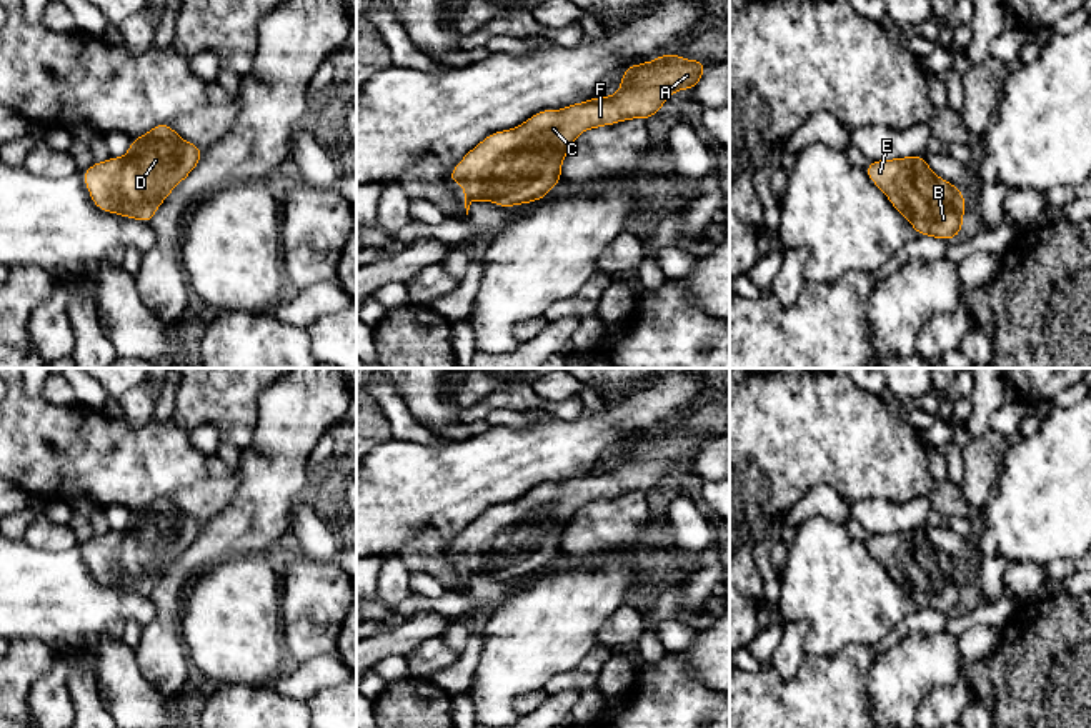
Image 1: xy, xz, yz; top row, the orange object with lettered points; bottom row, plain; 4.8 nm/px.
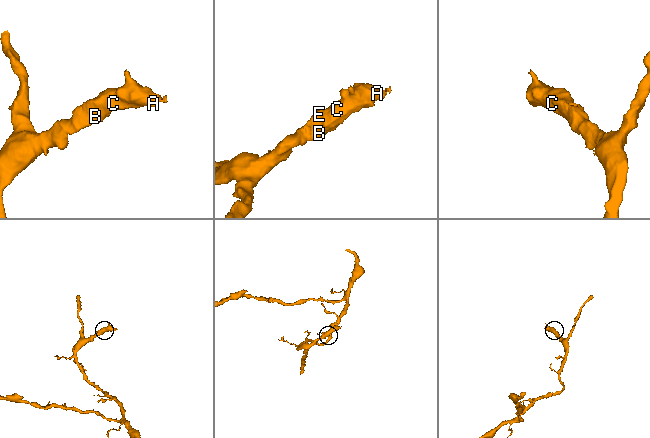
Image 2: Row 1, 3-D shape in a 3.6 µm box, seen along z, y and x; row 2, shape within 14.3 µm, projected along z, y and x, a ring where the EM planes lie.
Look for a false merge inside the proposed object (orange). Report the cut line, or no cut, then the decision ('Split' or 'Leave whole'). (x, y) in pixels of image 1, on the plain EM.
No split. Leave whole

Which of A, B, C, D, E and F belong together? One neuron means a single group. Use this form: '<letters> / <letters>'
A B C D E F

